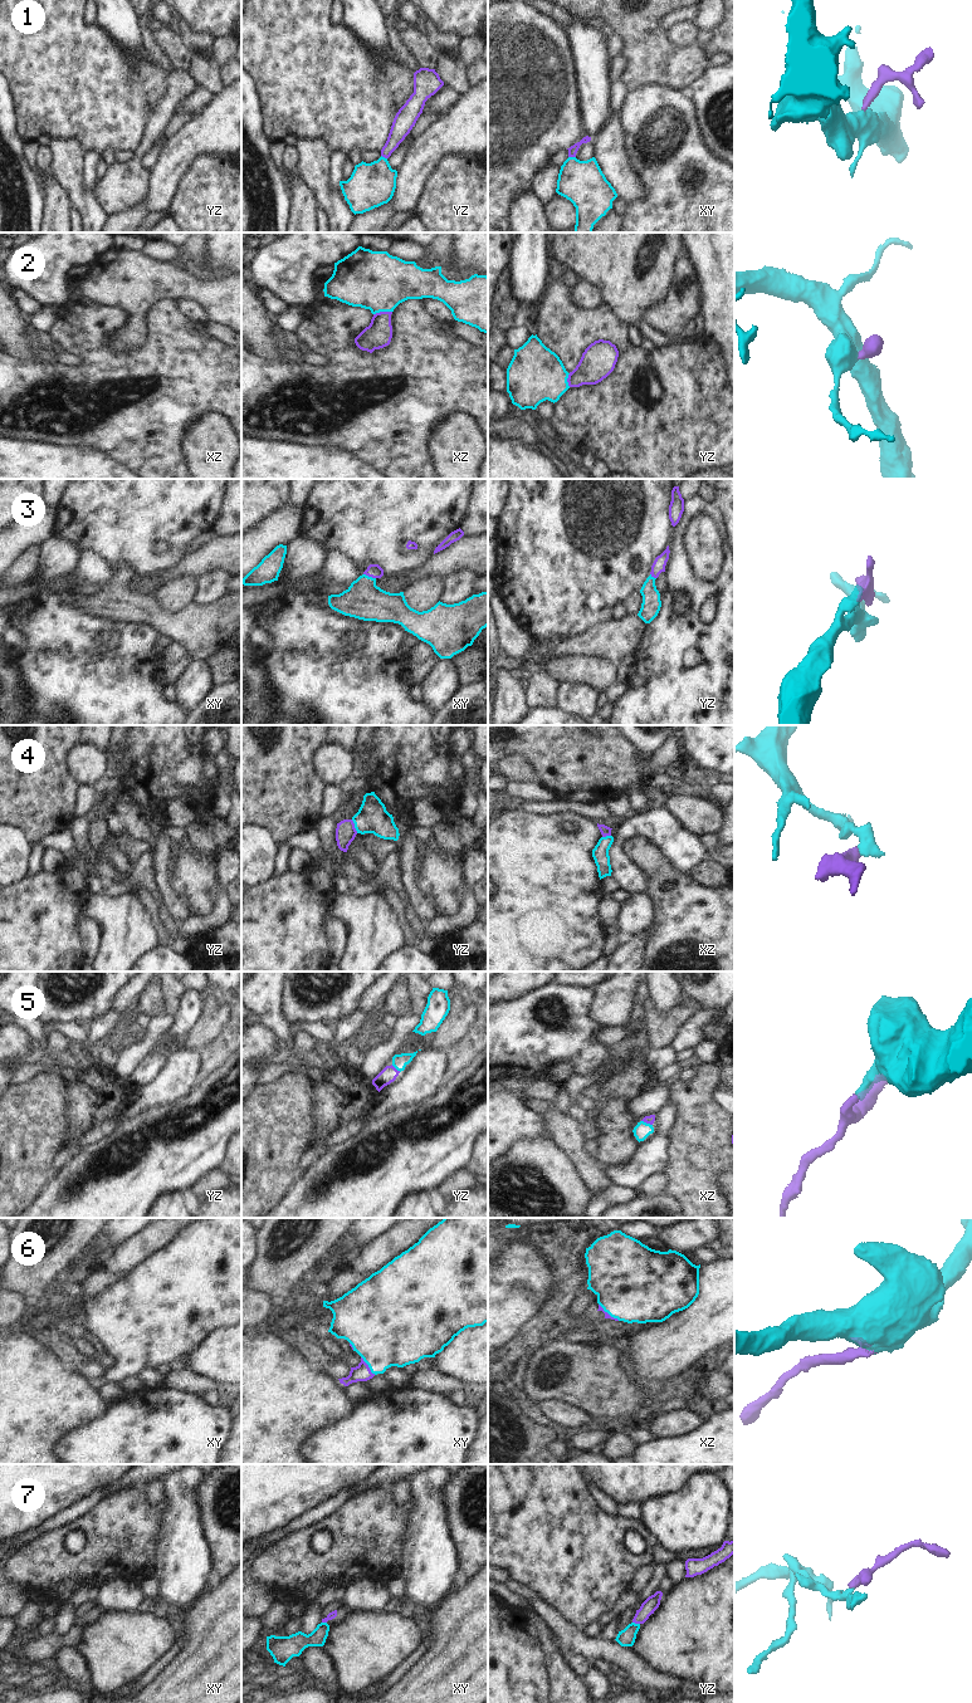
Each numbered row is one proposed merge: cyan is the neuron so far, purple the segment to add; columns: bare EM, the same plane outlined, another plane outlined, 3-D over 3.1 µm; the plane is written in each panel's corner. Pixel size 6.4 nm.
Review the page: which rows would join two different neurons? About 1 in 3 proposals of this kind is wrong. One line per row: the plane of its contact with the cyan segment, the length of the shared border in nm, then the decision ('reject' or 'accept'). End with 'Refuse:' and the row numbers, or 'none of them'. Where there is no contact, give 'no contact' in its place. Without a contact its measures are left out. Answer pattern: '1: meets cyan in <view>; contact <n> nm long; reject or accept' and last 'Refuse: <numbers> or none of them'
1: meets cyan in xy; contact 50 nm long; accept
2: meets cyan in xz; contact 120 nm long; accept
3: meets cyan in xy; contact 90 nm long; accept
4: meets cyan in yz; contact 100 nm long; reject
5: meets cyan in yz; contact 80 nm long; accept
6: meets cyan in xy; contact 150 nm long; accept
7: meets cyan in yz; contact 50 nm long; reject
Refuse: 4, 7

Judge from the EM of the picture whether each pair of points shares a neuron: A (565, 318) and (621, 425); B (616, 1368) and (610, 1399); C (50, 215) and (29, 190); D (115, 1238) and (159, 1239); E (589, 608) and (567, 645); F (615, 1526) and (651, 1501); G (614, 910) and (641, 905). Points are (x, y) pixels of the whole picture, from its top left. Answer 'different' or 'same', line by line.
A: same
B: same
C: different
D: different
E: different
F: different
G: different

